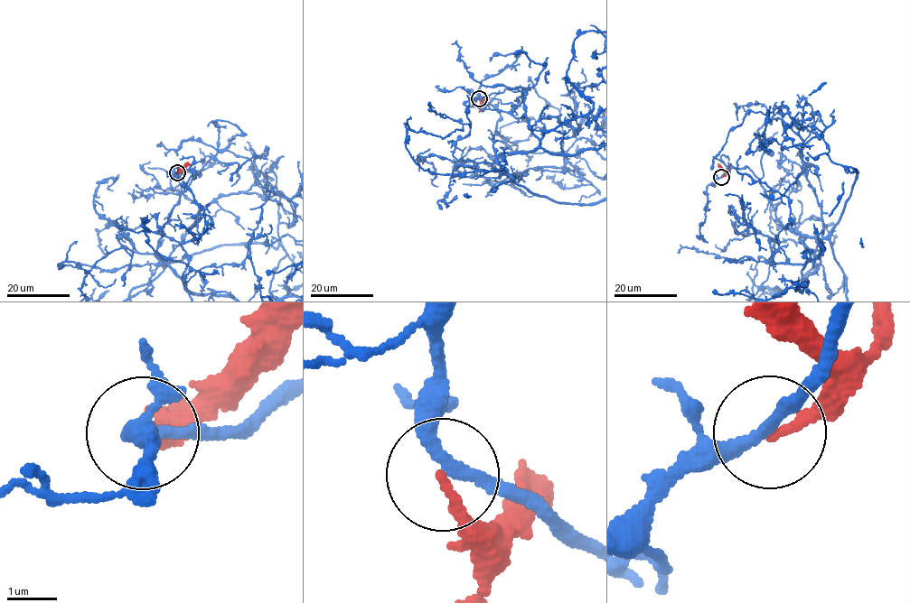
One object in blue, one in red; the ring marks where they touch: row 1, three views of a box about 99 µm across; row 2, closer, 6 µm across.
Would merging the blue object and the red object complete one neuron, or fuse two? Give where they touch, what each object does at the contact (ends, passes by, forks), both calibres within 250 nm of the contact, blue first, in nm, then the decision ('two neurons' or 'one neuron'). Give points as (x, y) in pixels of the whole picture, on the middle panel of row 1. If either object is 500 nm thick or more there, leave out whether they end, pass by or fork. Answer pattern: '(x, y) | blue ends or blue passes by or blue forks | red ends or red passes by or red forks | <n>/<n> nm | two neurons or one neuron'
(479, 98) | blue passes by | red ends | 240/180 nm | two neurons

